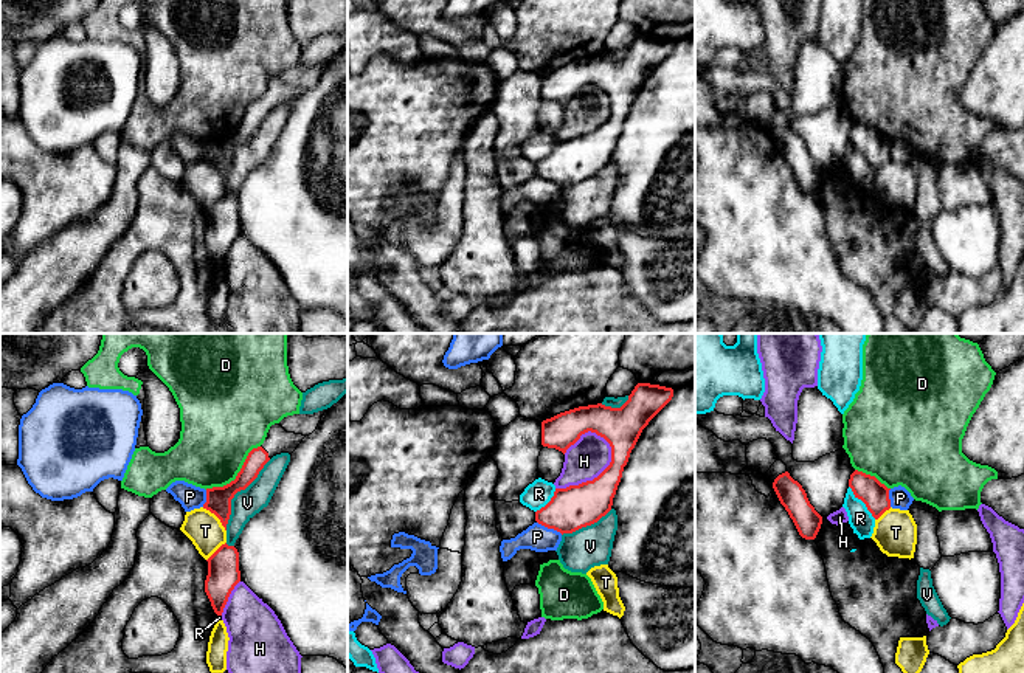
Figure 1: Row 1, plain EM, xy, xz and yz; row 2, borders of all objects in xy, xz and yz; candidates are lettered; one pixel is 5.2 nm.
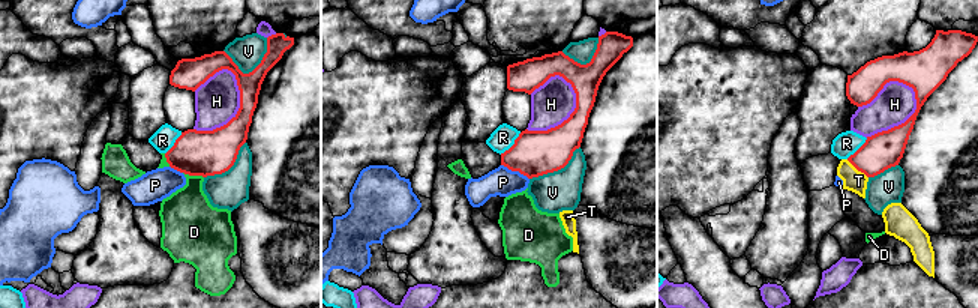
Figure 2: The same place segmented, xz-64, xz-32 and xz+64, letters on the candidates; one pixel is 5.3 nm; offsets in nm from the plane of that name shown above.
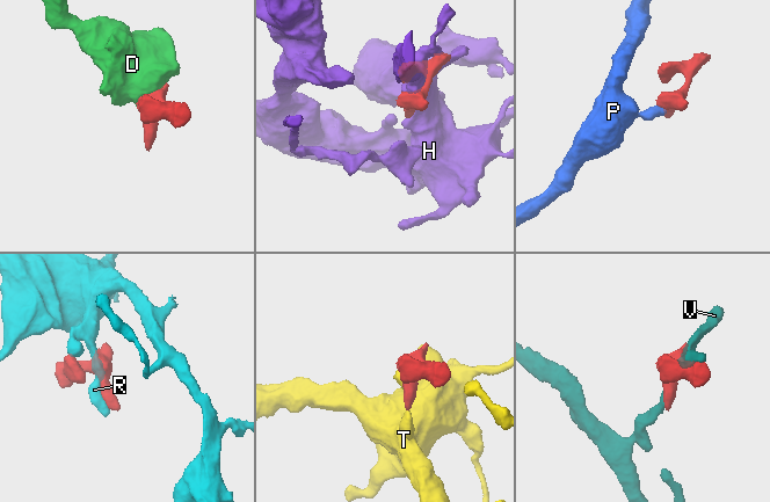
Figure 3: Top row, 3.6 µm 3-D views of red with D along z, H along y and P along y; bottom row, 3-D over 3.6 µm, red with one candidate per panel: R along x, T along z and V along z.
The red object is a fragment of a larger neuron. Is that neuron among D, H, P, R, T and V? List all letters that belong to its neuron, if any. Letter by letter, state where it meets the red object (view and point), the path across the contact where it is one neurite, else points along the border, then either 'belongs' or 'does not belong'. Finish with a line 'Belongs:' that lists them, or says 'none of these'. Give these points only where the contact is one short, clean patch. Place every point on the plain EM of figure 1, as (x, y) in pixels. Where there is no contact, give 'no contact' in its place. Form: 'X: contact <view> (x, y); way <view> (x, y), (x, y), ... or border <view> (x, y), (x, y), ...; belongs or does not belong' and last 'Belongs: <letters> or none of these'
D: contact xy (238, 127); does not belong
H: contact xz (593, 132); does not belong
P: contact xz (550, 180); border xz (537, 174), (562, 186); does not belong
R: contact yz (863, 154); does not belong
T: contact xy (216, 168); does not belong
V: contact xy (236, 144); does not belong
Belongs: none of these

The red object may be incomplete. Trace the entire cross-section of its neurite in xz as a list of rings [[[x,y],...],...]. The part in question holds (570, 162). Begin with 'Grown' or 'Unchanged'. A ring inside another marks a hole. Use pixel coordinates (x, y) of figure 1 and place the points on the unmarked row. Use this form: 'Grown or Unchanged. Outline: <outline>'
Unchanged. Outline: [[[638,36],[621,60],[597,56],[543,73],[543,99],[565,107],[582,87],[591,84],[610,96],[611,115],[593,133],[555,141],[551,154],[535,164],[535,174],[563,188],[591,178],[605,169],[611,163],[624,119],[642,82],[672,50],[672,40]]]

